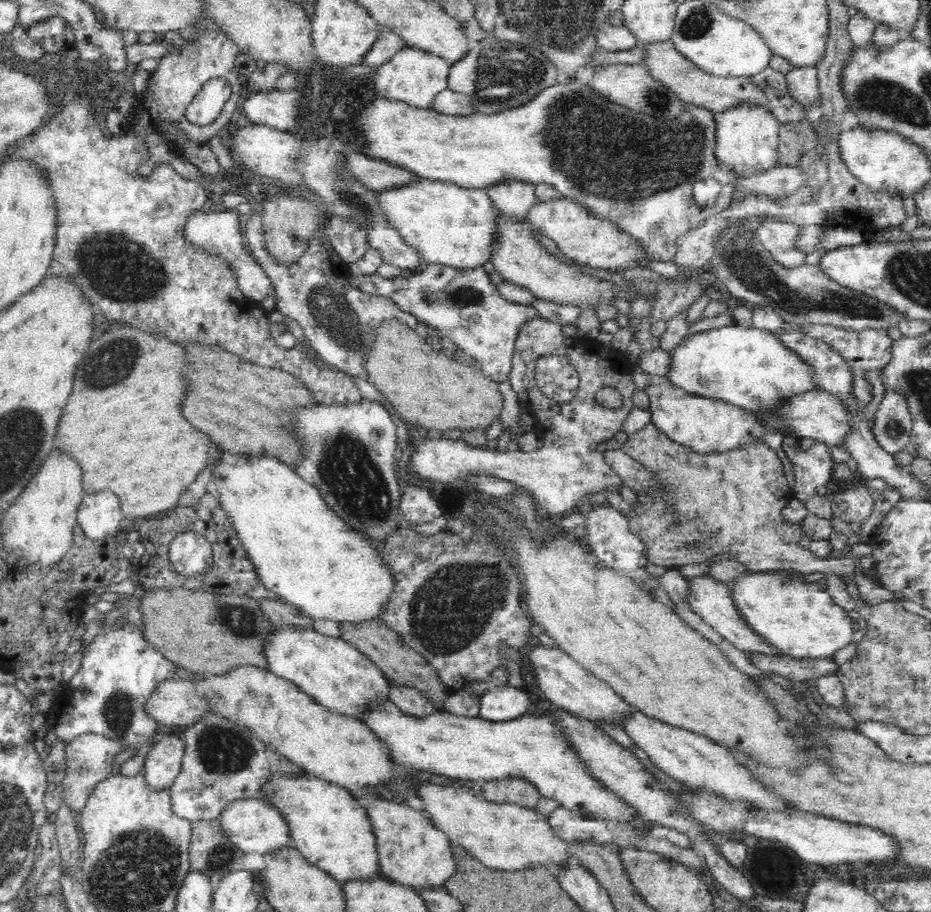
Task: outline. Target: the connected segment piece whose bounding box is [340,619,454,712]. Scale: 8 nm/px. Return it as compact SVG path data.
M368 620L368 623L360 624L340 623L340 629L340 637L353 647L360 649L360 652L374 661L374 664L382 669L394 683L401 687L416 688L425 699L434 705L438 712L448 712L446 700L454 691L444 686L444 683L440 681L440 675L436 673L437 670L428 663L429 660L426 660L415 648L406 644L384 620Z

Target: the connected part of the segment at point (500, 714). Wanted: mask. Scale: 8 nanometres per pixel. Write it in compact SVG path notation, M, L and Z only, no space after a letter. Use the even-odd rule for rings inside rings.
M492 686L480 696L479 715L484 720L502 723L528 714L532 706L530 694L519 687Z

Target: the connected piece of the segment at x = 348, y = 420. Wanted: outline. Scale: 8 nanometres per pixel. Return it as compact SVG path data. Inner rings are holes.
M362 400L360 404L342 403L342 406L319 403L316 407L298 411L292 427L296 428L304 448L308 450L305 452L307 460L295 468L296 472L319 489L328 506L348 525L367 533L374 543L384 544L387 536L399 529L402 519L399 511L400 486L394 463L396 424L392 414L382 404L368 400ZM372 456L374 476L368 466L368 458L372 460ZM370 482L374 486L370 486Z

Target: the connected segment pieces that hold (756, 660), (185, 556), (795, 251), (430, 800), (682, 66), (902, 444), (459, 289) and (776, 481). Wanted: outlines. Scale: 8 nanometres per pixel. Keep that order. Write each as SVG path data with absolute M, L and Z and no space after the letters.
M750 652L747 654L756 667L764 672L778 673L788 680L804 681L822 676L837 676L842 665L831 659L795 659L789 654L777 656L764 656Z
M188 530L177 534L170 542L169 560L178 574L196 578L214 568L214 550L206 536Z
M762 216L760 227L754 230L767 250L773 253L777 263L794 268L806 262L807 253L798 248L803 226L776 222Z
M420 783L416 792L433 826L450 837L452 846L464 847L489 869L516 872L552 865L561 870L570 861L566 841L554 834L548 818L534 808L488 802L478 798L472 790L461 788L457 792L452 786Z
M671 41L642 44L642 46L649 50L649 58L644 63L651 68L652 75L662 81L666 87L671 88L672 92L675 92L685 103L697 104L711 109L716 114L740 107L741 104L752 104L754 107L761 107L774 113L764 88L756 85L749 76L718 76L703 71L698 64L683 56Z
M887 388L874 418L872 432L876 440L894 455L906 449L912 427L913 418L906 395Z
M430 264L413 271L409 278L401 275L384 278L378 273L354 276L350 273L349 280L365 293L393 300L400 310L415 316L423 324L436 328L439 335L462 348L468 361L478 366L484 376L497 383L511 380L520 330L524 324L539 316L534 305L506 300L482 267L461 270L442 264Z
M650 421L631 434L620 448L656 472L661 486L672 495L651 503L639 497L640 505L638 501L638 506L631 505L627 517L631 530L648 545L651 562L658 566L679 568L730 552L732 558L746 565L751 572L776 571L797 575L836 573L850 581L856 558L872 552L868 542L858 542L840 557L826 560L798 543L804 534L802 524L788 524L781 514L793 496L785 465L774 449L763 442L736 451L700 455L674 442Z

